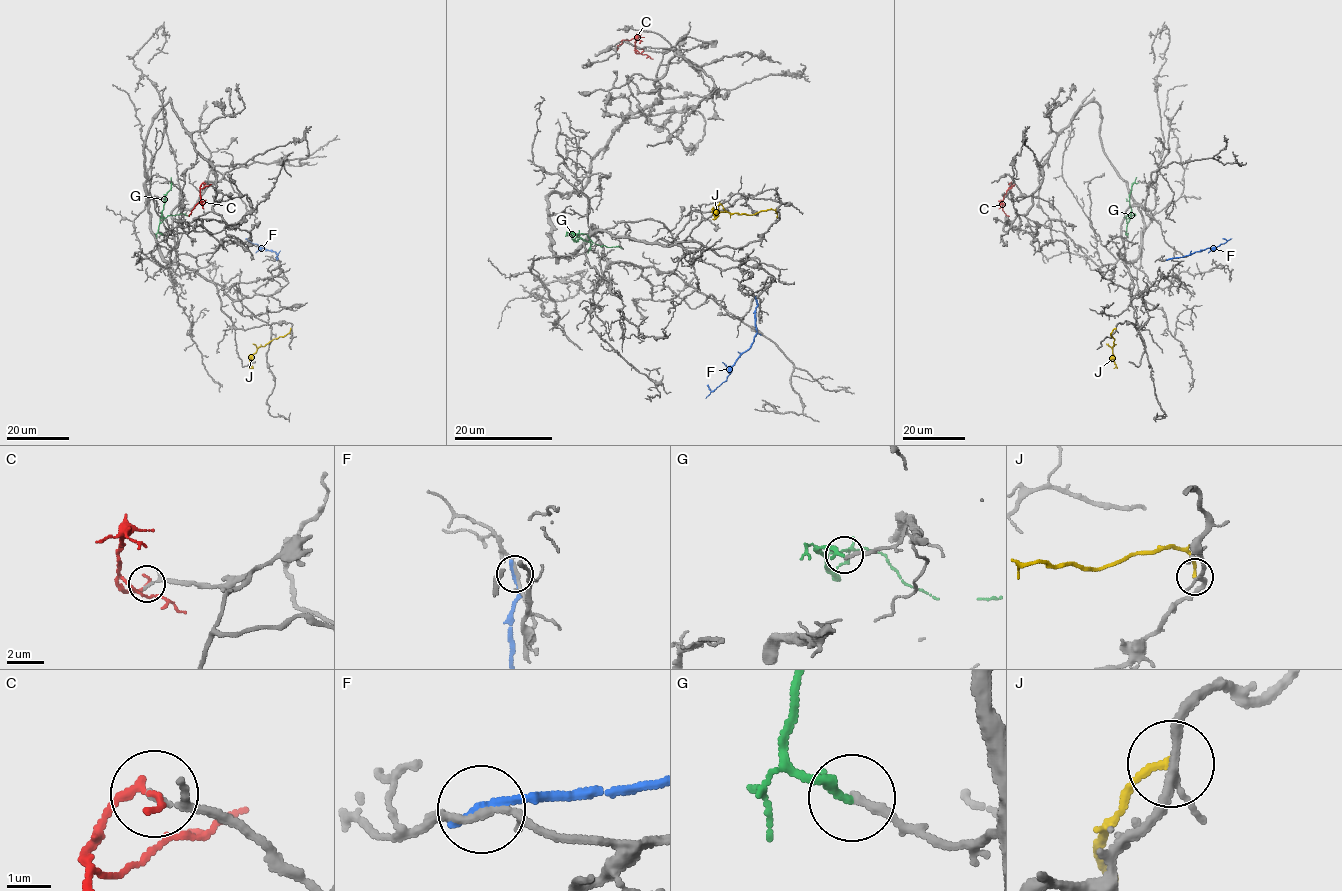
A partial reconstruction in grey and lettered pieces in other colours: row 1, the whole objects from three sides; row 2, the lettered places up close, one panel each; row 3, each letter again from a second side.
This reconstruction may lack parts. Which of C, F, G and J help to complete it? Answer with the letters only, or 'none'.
G

